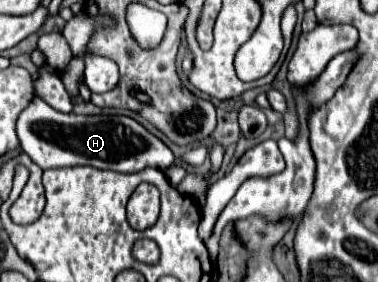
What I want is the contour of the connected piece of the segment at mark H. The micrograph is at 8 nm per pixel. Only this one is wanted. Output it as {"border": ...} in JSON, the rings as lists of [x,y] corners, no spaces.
{"border":[[[39,96],[31,100],[27,110],[17,118],[17,136],[21,150],[39,164],[43,170],[69,168],[69,166],[93,166],[113,172],[139,172],[143,168],[167,170],[175,156],[173,152],[137,120],[129,116],[77,116],[51,108]]]}

